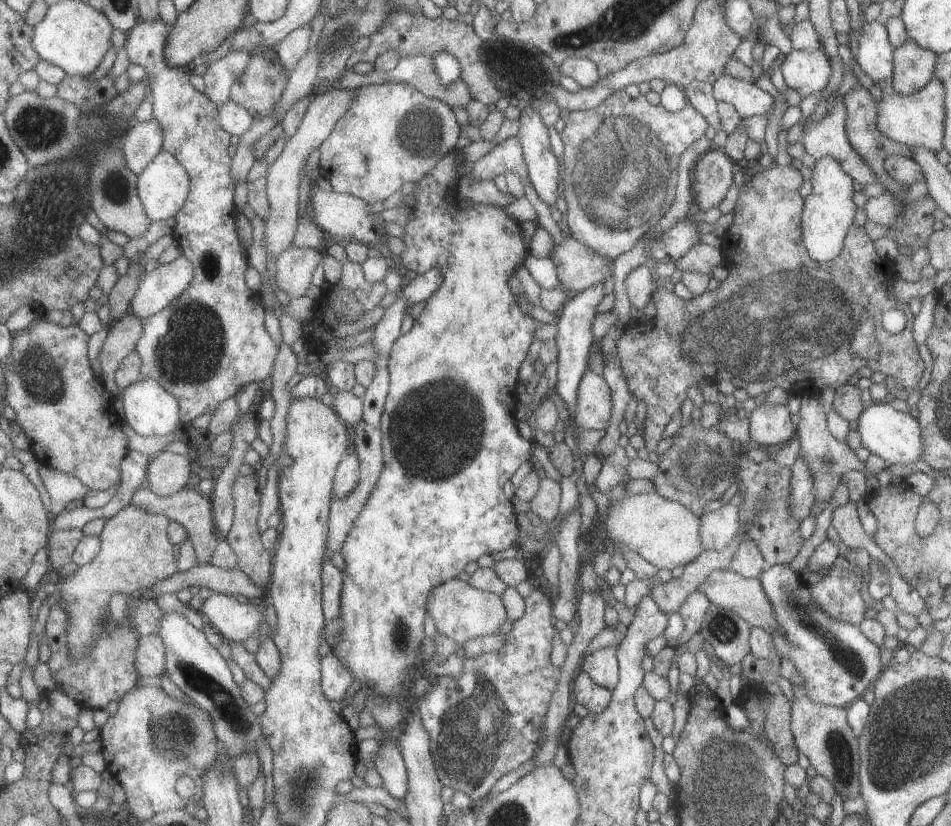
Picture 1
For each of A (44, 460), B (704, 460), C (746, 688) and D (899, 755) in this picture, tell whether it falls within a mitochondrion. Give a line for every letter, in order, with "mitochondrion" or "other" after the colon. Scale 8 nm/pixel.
A: other
B: mitochondrion
C: other
D: mitochondrion

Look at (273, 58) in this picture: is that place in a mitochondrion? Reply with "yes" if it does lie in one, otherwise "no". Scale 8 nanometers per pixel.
no

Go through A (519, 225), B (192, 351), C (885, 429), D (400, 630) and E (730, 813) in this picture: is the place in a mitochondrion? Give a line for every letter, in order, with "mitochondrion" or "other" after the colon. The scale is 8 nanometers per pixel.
A: other
B: mitochondrion
C: other
D: mitochondrion
E: mitochondrion

